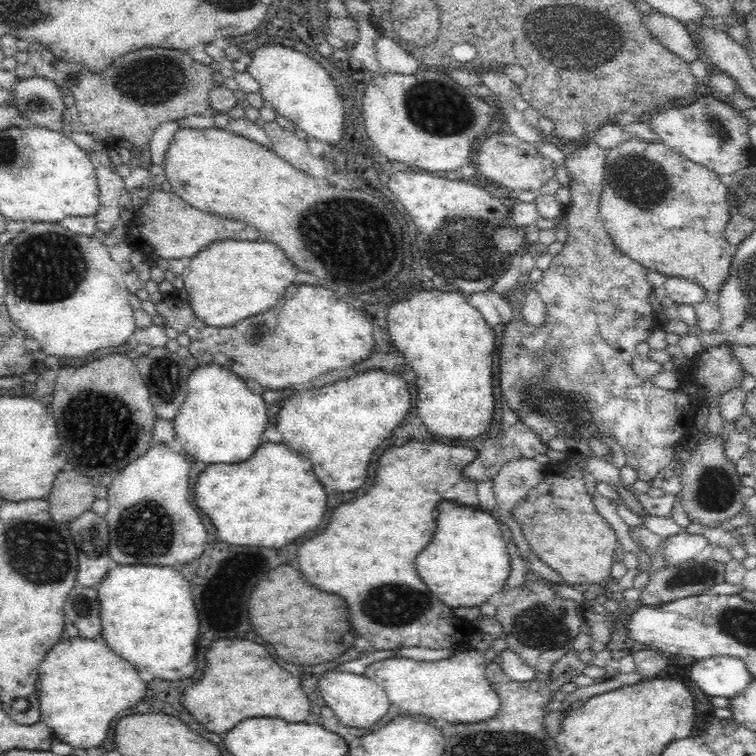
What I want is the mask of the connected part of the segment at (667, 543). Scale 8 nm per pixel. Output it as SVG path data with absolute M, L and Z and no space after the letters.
M687 533L668 536L662 545L662 554L667 561L664 568L678 566L678 564L684 564L684 562L688 562L688 560L692 560L694 557L707 554L709 547L711 547L704 536Z

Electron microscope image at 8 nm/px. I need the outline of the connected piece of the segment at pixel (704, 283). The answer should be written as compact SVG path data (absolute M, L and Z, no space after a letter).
M629 137L624 142L618 144L614 148L607 151L605 158L605 173L603 192L600 198L600 204L598 206L598 212L600 218L603 220L605 229L610 235L614 246L627 254L632 260L640 263L643 267L650 270L656 270L660 274L669 276L678 276L687 278L692 282L700 285L706 294L714 294L717 296L722 284L726 282L728 278L728 272L730 272L730 266L732 264L732 256L736 252L737 247L733 247L729 240L722 236L724 228L726 228L726 222L728 222L730 215L730 207L728 206L728 188L727 181L718 177L712 170L708 170L700 164L696 164L693 160L690 160L678 151L670 150L664 143L660 141L652 142L648 140L639 139L638 137Z

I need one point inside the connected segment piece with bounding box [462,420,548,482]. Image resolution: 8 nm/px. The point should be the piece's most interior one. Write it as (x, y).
(516, 441)

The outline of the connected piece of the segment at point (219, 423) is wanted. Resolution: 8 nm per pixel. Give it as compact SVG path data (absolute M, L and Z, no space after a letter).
M219 364L199 365L188 378L187 396L180 412L172 420L173 429L177 442L180 442L186 452L186 456L192 456L198 462L206 464L236 464L248 460L256 452L256 448L262 442L262 434L268 424L268 414L264 399L246 388L246 382L232 374L232 370L224 368Z

